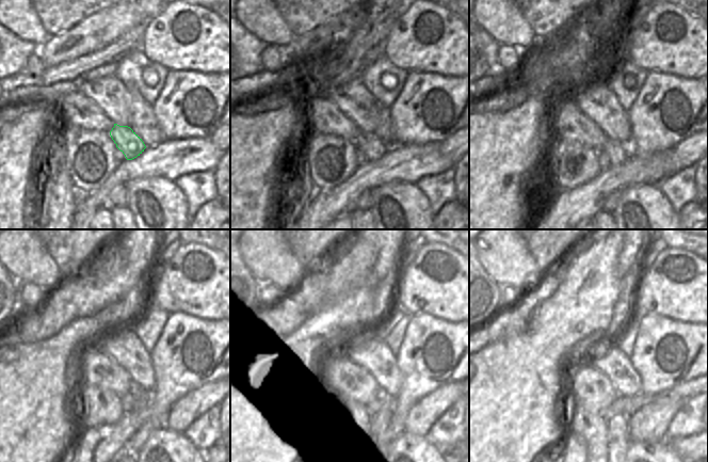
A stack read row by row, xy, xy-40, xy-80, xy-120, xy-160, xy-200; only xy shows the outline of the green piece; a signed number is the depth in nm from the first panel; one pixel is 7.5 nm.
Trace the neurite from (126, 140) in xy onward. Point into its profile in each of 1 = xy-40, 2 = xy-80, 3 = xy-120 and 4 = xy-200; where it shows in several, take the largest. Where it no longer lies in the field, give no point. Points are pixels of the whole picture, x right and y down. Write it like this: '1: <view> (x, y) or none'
1: xy-40 (368, 142)
2: xy-80 (614, 150)
3: xy-120 (142, 398)
4: xy-200 (617, 426)

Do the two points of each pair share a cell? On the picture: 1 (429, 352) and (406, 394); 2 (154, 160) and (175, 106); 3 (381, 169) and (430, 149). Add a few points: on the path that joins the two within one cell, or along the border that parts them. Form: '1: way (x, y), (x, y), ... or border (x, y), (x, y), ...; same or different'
1: way (425, 363), (416, 383); same
2: border (192, 136), (189, 138), (167, 139); different
3: way (392, 166), (399, 163), (418, 161); same

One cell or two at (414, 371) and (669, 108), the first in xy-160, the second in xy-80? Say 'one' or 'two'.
one

